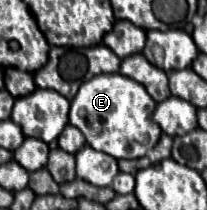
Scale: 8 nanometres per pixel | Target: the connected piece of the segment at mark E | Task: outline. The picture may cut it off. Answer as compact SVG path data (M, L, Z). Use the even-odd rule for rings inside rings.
M100 74L84 82L70 104L70 124L76 126L86 142L112 158L142 158L160 140L160 126L152 120L156 102L146 88L122 74Z

